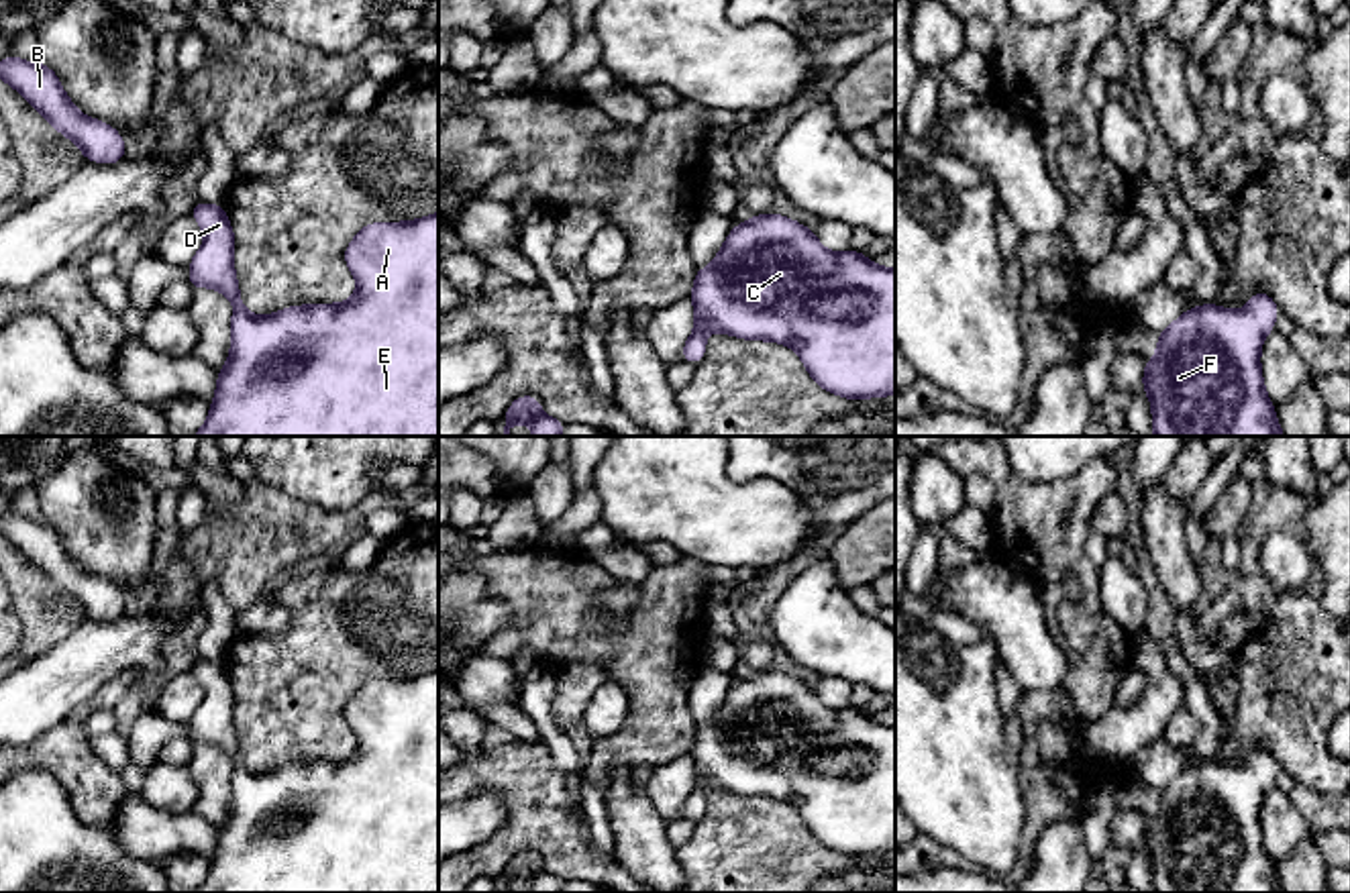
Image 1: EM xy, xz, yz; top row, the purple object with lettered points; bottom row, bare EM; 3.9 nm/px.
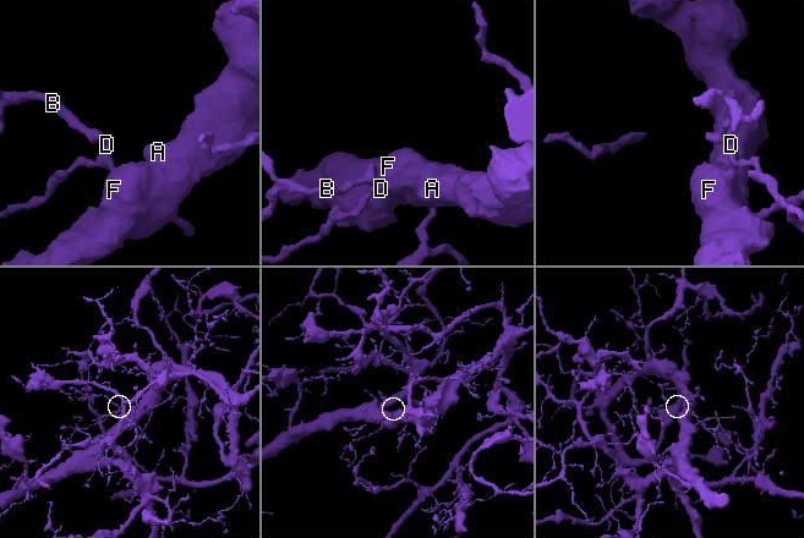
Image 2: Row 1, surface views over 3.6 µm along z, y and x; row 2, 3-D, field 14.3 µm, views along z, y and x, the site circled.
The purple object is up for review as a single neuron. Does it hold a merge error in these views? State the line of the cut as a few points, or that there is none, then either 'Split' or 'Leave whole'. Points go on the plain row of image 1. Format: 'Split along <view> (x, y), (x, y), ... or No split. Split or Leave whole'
No split. Leave whole

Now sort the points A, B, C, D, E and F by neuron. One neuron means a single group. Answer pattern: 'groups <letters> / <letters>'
groups A B C D E F

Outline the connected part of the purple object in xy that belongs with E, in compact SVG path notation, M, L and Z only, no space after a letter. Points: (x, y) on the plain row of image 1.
M196 659L190 671L206 695L188 722L188 740L222 748L235 767L230 811L218 828L210 873L192 893L438 893L438 669L363 683L345 705L357 736L357 748L345 760L292 763L269 773L253 773L243 763L224 663Z

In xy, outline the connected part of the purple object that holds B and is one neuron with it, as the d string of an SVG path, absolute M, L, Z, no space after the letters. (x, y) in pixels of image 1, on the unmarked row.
M10 512L0 518L0 534L22 550L55 587L73 597L86 616L118 620L126 614L122 591L110 581L84 573L45 520L29 520Z

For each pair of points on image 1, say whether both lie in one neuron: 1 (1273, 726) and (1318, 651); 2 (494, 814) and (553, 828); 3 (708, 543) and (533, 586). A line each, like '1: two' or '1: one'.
1: one
2: two
3: two

